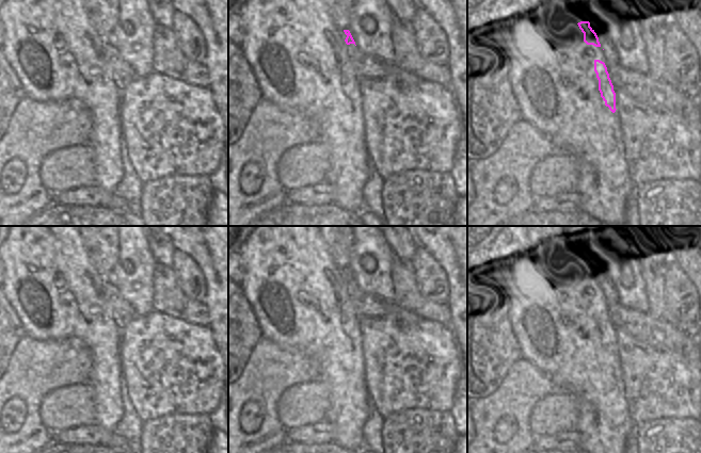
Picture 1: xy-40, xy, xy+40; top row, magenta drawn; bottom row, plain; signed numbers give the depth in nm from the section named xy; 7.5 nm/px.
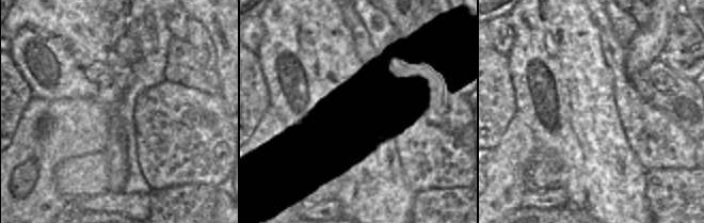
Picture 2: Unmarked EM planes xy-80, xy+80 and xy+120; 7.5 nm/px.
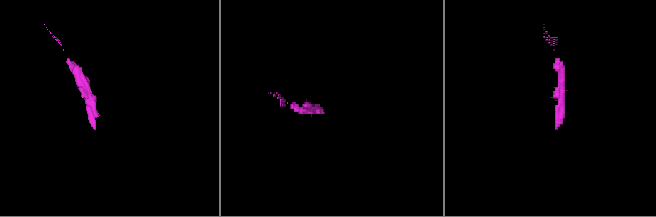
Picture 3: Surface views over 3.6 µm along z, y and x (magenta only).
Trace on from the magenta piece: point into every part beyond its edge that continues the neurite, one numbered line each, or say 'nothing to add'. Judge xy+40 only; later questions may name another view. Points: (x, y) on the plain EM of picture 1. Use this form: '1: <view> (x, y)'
1: xy+40 (657, 383).

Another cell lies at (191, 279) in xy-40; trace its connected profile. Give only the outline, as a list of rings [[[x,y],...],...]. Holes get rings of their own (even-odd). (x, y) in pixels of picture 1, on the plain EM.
[[[176,249],[172,257],[172,268],[185,295],[192,301],[204,303],[206,278],[195,260],[188,254]]]

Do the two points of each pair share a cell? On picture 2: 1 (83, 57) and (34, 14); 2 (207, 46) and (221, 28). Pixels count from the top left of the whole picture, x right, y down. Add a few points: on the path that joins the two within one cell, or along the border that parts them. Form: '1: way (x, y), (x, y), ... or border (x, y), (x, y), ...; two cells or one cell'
1: way (74, 44), (68, 37), (64, 37), (47, 25); one cell
2: border (196, 20), (207, 31), (213, 44), (214, 65); two cells

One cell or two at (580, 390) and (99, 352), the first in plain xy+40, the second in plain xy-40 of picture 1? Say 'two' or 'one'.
one

